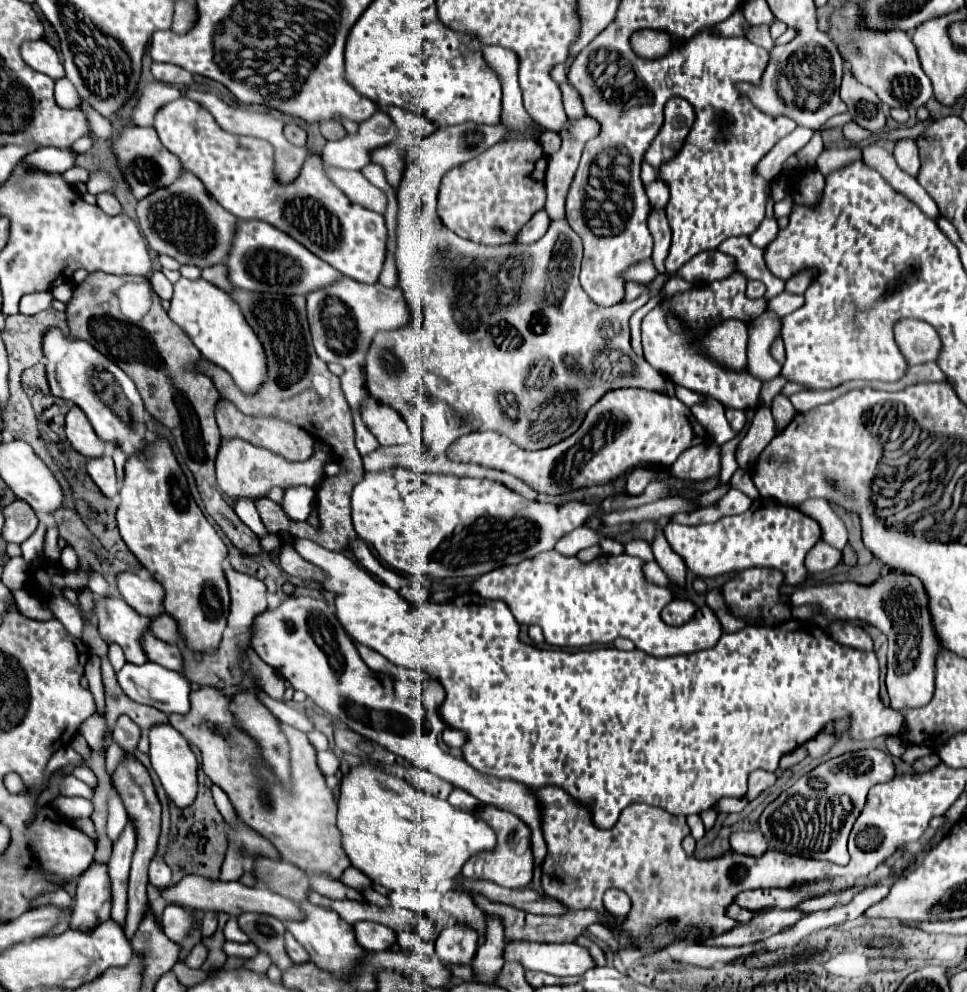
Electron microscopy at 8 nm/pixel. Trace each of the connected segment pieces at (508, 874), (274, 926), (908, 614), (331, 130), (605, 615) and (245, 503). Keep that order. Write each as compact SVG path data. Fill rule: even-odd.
M484 806L484 810L480 812L480 818L494 828L494 832L498 836L498 846L492 852L484 852L484 854L470 858L464 866L462 876L468 880L488 880L488 882L494 882L494 884L504 886L504 888L528 886L532 880L532 868L534 868L528 826L522 820L518 820L514 814L498 810L498 808L490 808L490 806Z
M246 912L238 916L238 924L240 924L240 930L248 934L250 942L254 942L260 952L266 952L280 970L286 970L292 966L292 960L288 958L284 948L286 928L280 920L266 914Z
M886 572L872 586L860 586L854 582L832 584L832 586L800 586L790 596L792 606L816 604L820 610L814 614L814 622L820 628L828 628L830 622L838 620L864 620L874 624L888 636L888 674L886 686L890 696L890 706L894 710L920 708L930 702L934 692L934 660L940 650L938 638L932 632L928 598L924 594L922 582L914 576L904 576L898 572Z
M328 120L328 122L322 122L320 124L320 132L326 140L340 140L346 136L346 130L344 126L338 122L338 120Z
M550 550L514 566L496 568L474 580L472 588L482 598L504 600L520 624L538 624L546 642L560 648L610 644L622 636L632 640L638 650L662 658L712 648L722 636L720 626L674 628L664 624L660 612L672 602L670 588L650 584L642 574L642 560L628 554L604 556L584 564Z
M234 500L234 512L236 512L236 516L256 534L256 536L266 536L268 532L266 532L266 528L264 528L264 524L262 524L262 520L260 520L260 516L258 516L258 512L256 512L256 506L254 506L254 502L252 500Z

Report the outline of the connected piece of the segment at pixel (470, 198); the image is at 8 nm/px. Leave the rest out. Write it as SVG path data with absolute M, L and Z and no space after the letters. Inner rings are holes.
M538 140L498 142L444 176L438 196L438 214L460 238L490 246L510 244L522 226L544 206L546 166L546 154L542 146L538 146Z

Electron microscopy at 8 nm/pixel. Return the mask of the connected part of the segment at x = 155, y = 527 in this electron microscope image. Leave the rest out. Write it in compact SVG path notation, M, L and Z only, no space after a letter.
M156 440L150 452L150 458L144 452L126 462L122 504L116 514L120 536L152 578L164 586L164 610L176 620L186 646L198 654L212 652L220 644L230 606L222 570L228 550L188 492L186 476L170 444Z

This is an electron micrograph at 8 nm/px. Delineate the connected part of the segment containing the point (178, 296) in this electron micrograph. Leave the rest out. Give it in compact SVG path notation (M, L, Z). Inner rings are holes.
M180 278L174 284L174 296L172 306L168 310L168 316L190 336L190 340L196 344L196 348L202 352L202 356L216 366L224 368L236 386L252 394L256 392L266 378L266 356L260 340L244 320L240 308L232 298L218 286L206 282L204 278L198 280L186 280Z

